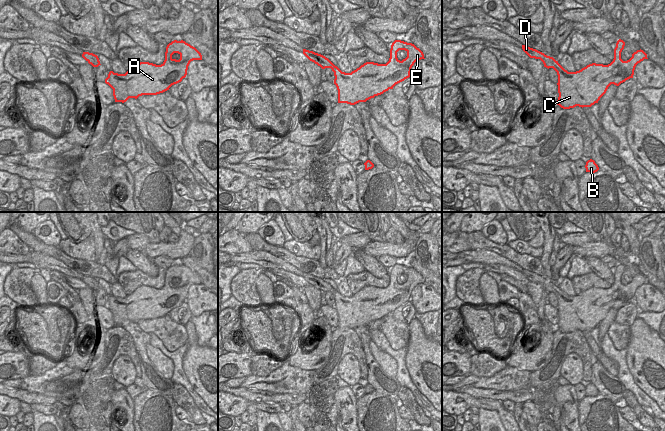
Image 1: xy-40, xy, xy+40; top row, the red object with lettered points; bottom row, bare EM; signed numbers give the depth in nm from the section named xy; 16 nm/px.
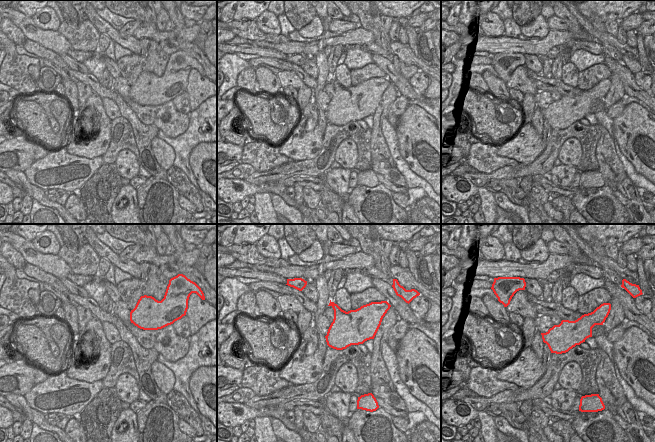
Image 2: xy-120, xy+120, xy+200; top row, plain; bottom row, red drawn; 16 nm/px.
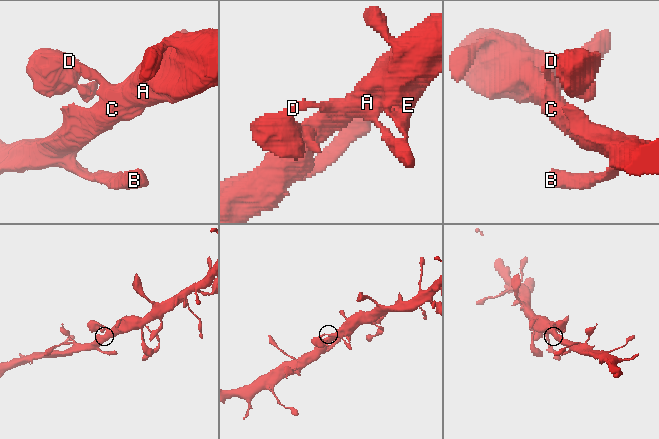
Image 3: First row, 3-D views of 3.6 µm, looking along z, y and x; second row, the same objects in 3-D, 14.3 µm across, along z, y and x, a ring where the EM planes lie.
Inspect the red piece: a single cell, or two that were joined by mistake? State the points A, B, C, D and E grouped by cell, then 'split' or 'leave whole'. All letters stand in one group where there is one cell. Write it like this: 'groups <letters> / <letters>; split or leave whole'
groups A B C D E; leave whole

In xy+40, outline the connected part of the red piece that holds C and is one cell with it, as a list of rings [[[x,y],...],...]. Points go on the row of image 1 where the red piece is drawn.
[[[619,39],[614,49],[614,59],[608,65],[592,63],[576,72],[568,72],[553,57],[522,45],[523,51],[530,57],[540,59],[544,67],[553,68],[558,75],[558,93],[556,102],[563,109],[576,106],[591,107],[598,103],[611,84],[619,86],[626,80],[633,78],[635,67],[647,58],[643,50],[637,50],[632,57],[623,61],[621,52],[625,42]]]

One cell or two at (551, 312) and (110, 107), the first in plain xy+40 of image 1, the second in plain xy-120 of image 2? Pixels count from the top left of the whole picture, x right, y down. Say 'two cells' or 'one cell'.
one cell

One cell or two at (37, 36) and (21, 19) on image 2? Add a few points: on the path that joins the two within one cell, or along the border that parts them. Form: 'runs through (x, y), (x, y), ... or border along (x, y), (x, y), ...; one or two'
runs through (32, 32), (25, 29), (23, 24); one

